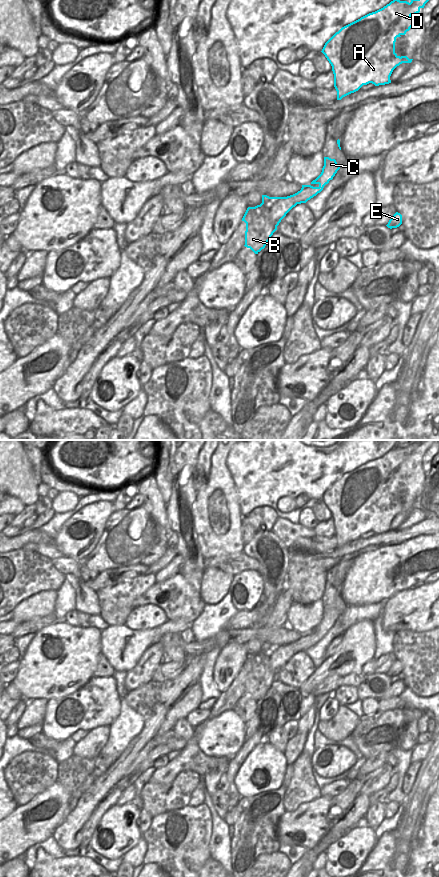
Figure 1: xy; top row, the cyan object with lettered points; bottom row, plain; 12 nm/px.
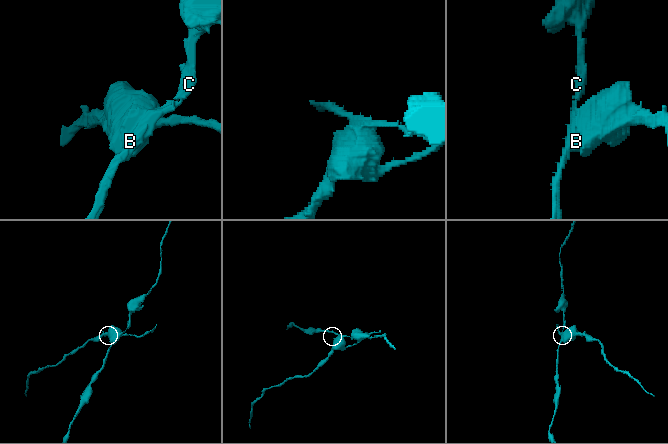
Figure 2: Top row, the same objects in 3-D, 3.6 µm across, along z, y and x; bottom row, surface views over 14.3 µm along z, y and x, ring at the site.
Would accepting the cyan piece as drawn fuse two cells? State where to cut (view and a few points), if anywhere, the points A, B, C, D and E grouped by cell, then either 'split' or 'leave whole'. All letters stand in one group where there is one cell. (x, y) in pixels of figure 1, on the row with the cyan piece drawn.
cut xy (262, 201), (271, 204), (270, 219), (276, 229); groups A C D / B E; split

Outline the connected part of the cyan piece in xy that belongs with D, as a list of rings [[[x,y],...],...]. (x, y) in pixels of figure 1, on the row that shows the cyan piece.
[[[393,0],[383,8],[342,27],[325,43],[321,52],[332,66],[337,100],[369,83],[375,86],[391,83],[393,70],[402,63],[412,62],[413,59],[400,57],[395,53],[396,38],[410,30],[413,26],[413,16],[419,13],[428,1],[411,0],[409,3]]]

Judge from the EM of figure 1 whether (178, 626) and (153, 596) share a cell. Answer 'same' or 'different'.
different

